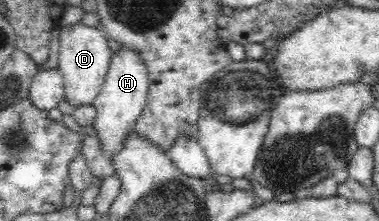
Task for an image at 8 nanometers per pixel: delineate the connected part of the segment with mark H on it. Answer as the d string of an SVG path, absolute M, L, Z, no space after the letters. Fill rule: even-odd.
M122 44L119 46L118 51L114 51L111 55L108 73L93 103L96 117L92 126L97 131L103 154L108 159L122 149L124 140L135 129L148 95L148 70L144 60L132 48L126 48Z

